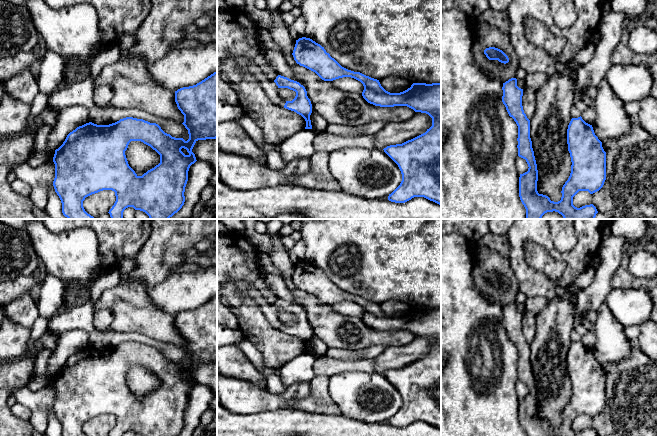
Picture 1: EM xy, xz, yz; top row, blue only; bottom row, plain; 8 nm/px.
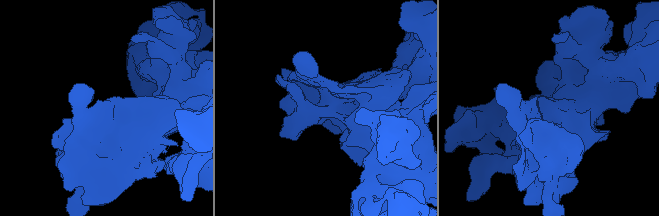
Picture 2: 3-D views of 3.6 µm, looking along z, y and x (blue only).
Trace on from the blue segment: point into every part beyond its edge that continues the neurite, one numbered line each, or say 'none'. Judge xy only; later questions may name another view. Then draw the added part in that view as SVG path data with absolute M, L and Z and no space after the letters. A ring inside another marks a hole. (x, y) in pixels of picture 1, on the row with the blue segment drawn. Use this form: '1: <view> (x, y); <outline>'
none

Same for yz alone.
none

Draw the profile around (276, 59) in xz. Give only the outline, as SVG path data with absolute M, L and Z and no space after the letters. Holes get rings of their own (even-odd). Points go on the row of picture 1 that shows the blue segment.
M261 46L261 50L267 60L267 63L275 69L278 75L297 81L304 86L303 82L296 77L292 67L288 65L283 53L264 48L263 46Z

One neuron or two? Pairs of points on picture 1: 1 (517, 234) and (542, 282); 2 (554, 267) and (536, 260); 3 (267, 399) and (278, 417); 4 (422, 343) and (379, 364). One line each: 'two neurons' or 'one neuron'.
1: one neuron
2: one neuron
3: two neurons
4: one neuron

